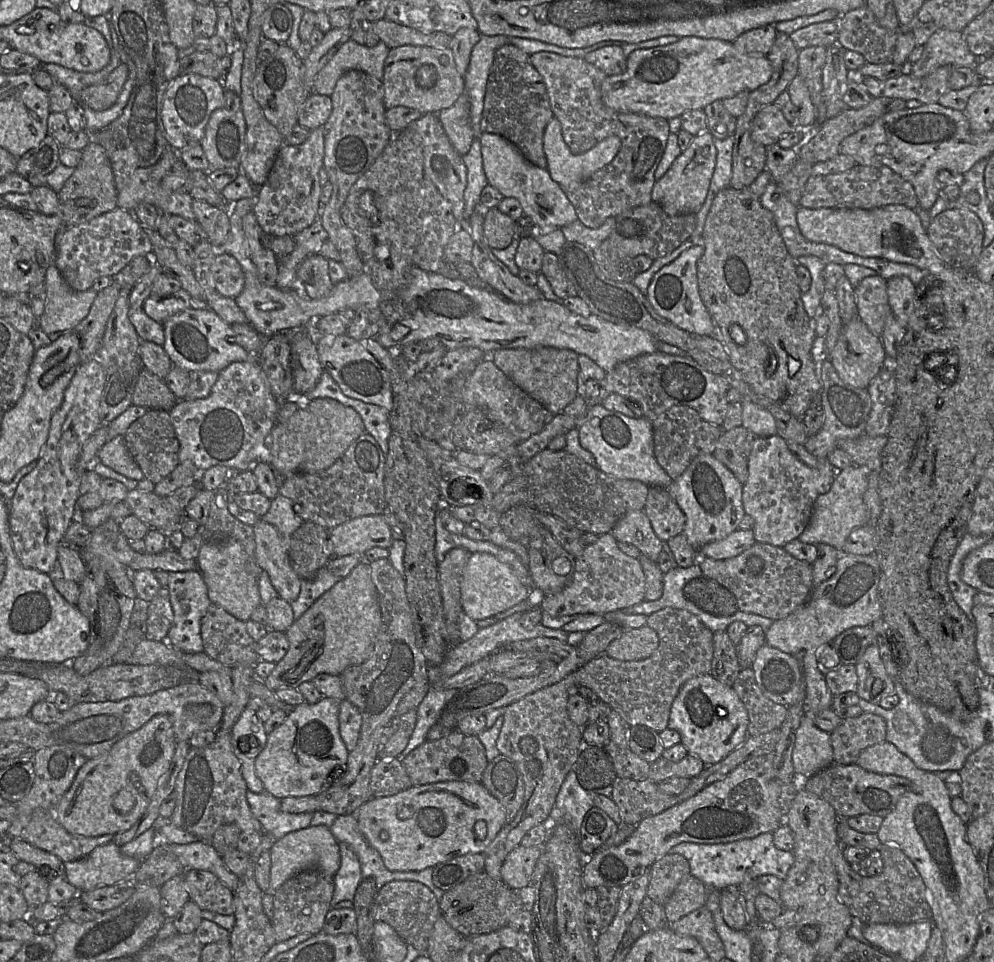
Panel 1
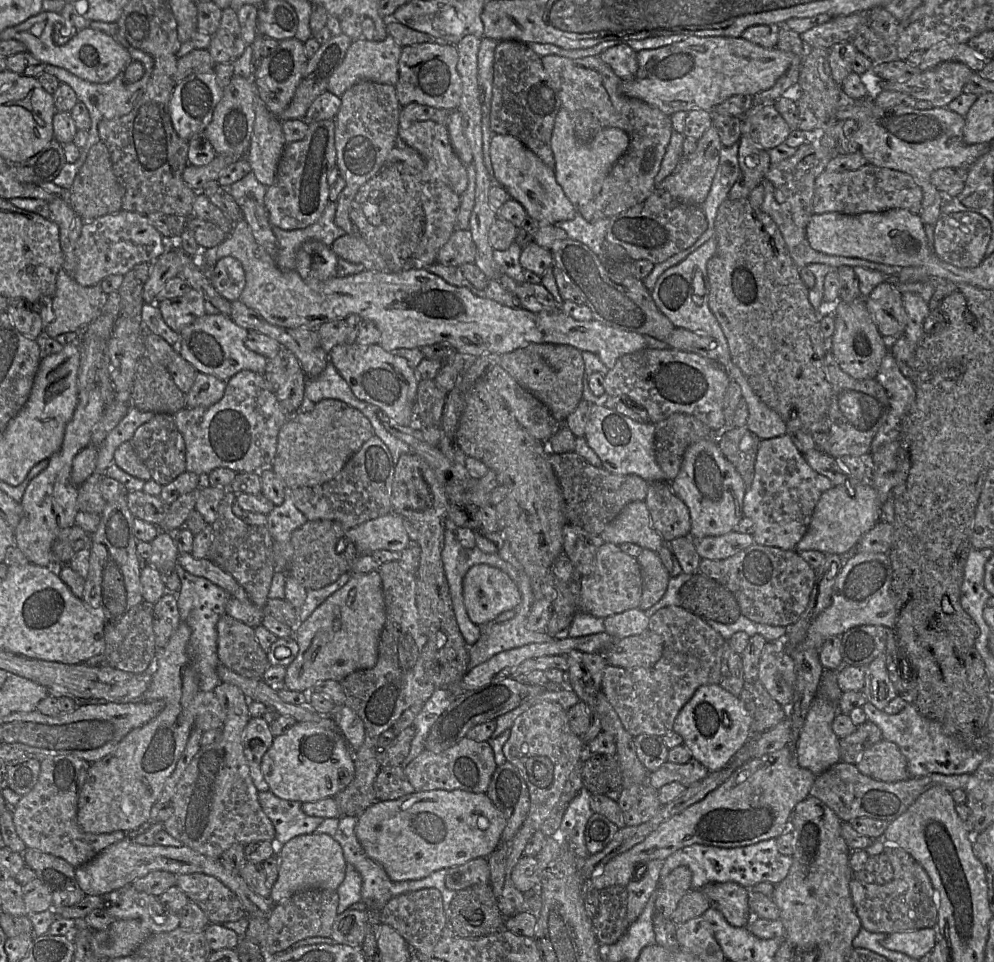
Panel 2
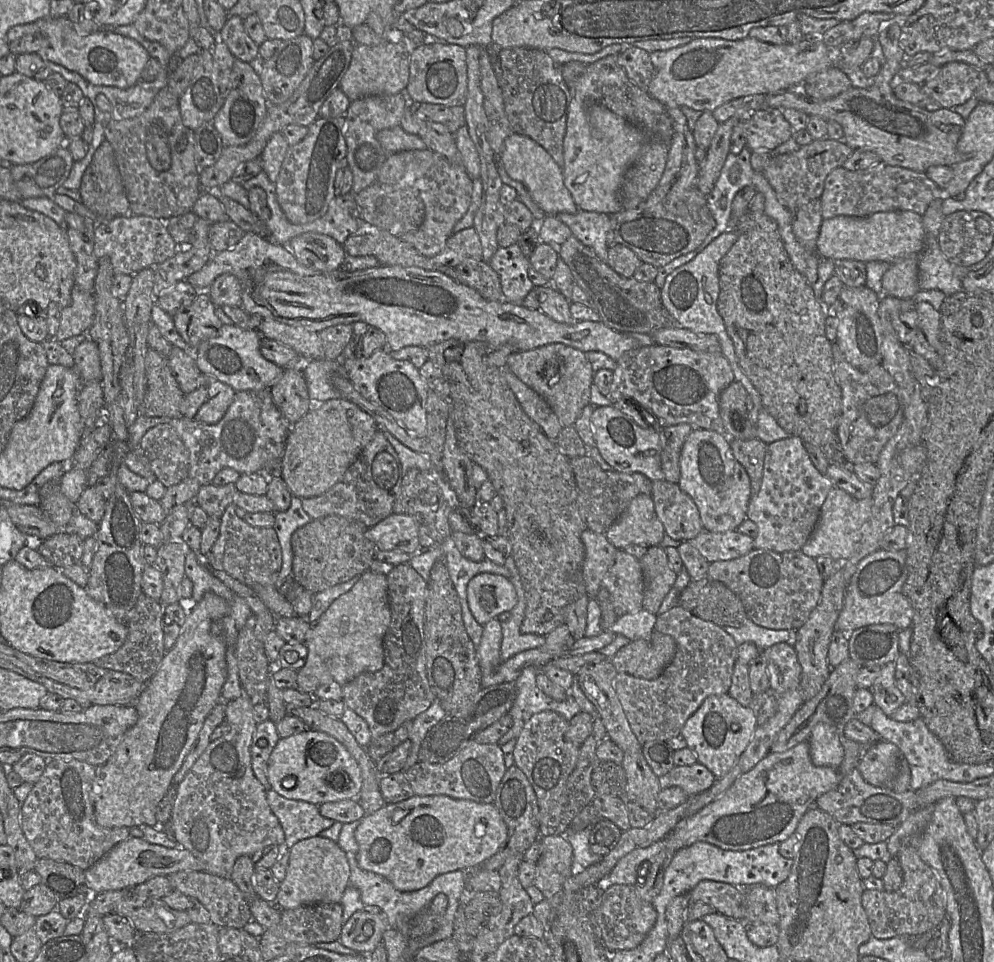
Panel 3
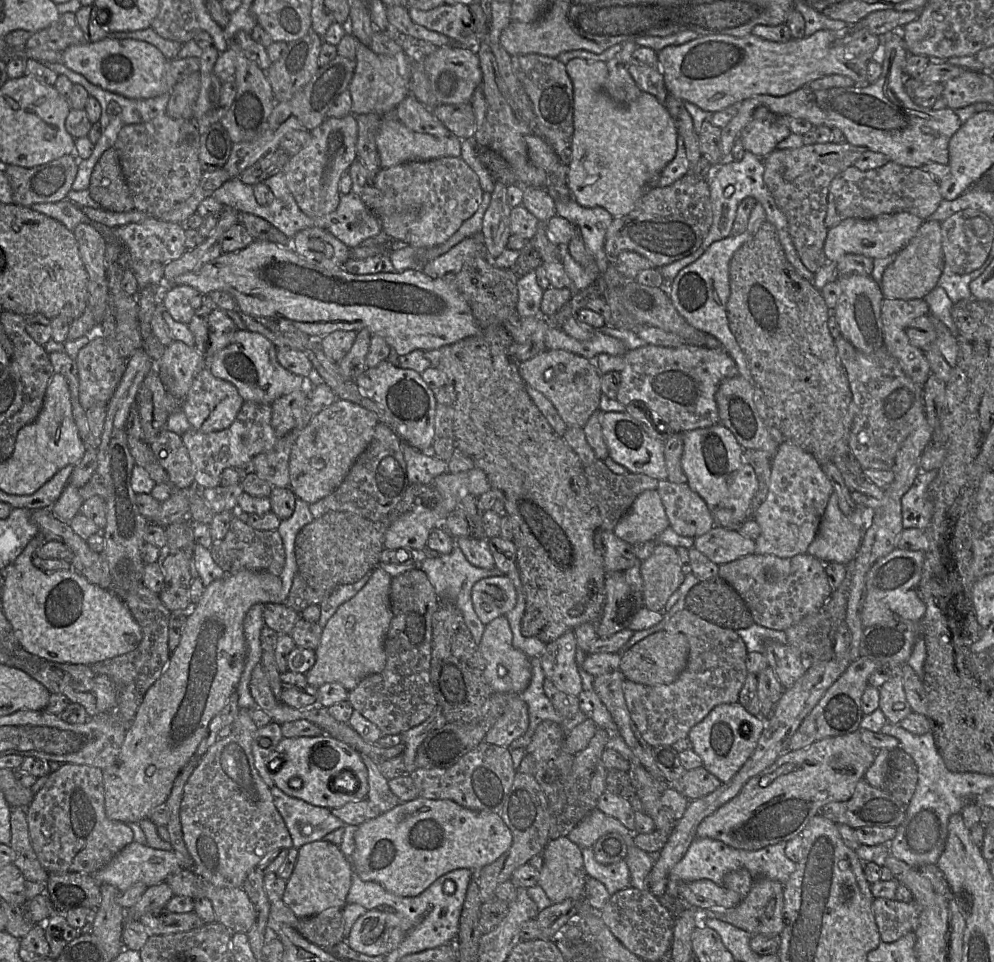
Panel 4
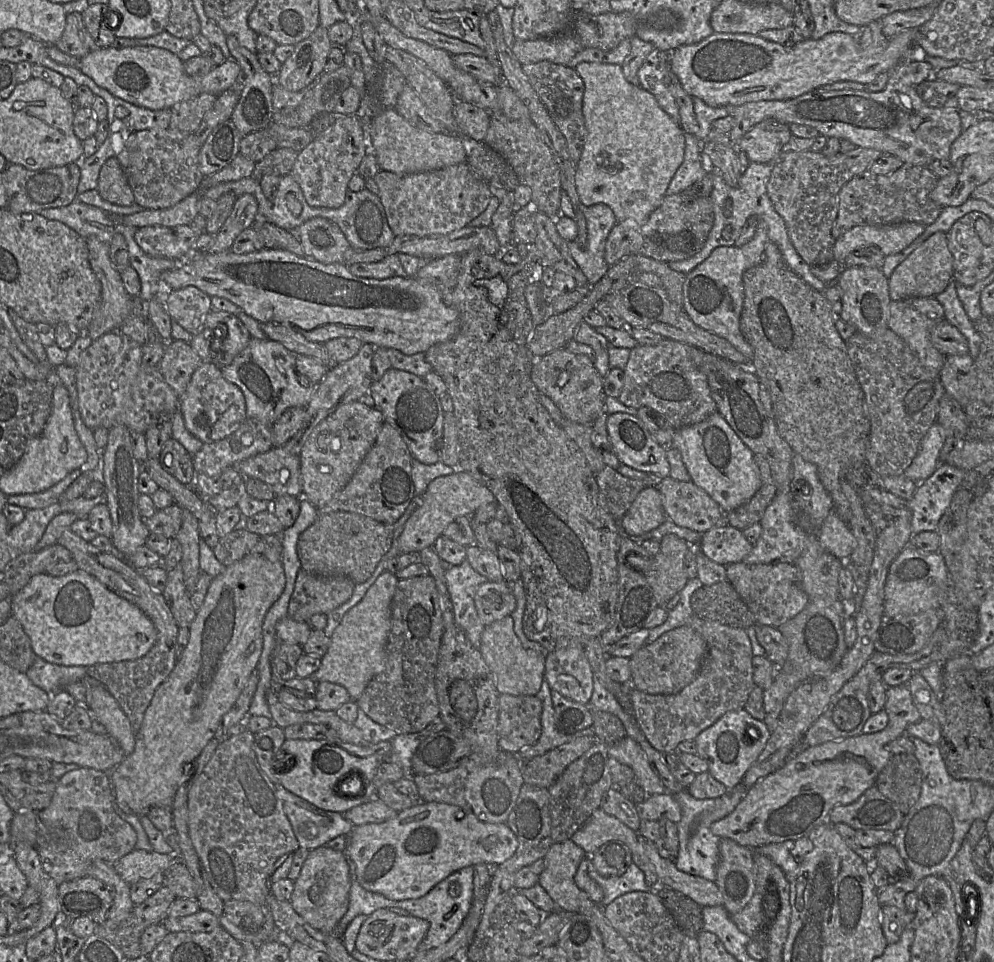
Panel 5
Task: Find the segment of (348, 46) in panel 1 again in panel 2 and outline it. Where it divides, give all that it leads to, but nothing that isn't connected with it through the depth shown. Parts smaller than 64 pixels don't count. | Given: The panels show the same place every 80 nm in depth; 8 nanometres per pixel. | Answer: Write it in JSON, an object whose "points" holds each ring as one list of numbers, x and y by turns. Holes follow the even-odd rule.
{"points":[[388,36,383,41,353,40,341,65,329,78,327,92,338,97,359,81,367,80,395,86,399,79,399,58,402,47]]}

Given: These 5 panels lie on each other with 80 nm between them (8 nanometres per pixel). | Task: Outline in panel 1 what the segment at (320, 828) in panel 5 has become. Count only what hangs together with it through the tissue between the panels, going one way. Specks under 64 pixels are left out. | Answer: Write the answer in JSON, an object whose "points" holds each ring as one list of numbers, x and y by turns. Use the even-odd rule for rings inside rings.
{"points":[[247,791,247,802,253,815,260,821,263,831,276,840,288,833,311,826,313,812,287,813,281,809,281,799,266,792]]}

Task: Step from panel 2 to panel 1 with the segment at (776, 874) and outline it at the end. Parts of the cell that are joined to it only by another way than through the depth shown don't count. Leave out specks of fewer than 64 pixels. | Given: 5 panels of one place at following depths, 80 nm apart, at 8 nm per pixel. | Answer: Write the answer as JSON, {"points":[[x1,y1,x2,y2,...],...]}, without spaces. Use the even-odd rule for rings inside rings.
{"points":[[763,833,754,838,729,843,682,842,674,846,670,852,685,857,689,863,690,873,708,889,718,890,737,887,743,882,756,880,758,877,768,874,784,880,794,862,792,851,780,850,775,846,772,833]]}

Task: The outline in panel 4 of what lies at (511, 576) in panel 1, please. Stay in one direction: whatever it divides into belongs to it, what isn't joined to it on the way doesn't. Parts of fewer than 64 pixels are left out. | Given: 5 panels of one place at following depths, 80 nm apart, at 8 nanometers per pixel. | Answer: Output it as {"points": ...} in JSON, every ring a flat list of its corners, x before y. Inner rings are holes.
{"points":[[506,575,482,578,473,585,471,592,473,608,484,625,511,611,516,598,513,583]]}

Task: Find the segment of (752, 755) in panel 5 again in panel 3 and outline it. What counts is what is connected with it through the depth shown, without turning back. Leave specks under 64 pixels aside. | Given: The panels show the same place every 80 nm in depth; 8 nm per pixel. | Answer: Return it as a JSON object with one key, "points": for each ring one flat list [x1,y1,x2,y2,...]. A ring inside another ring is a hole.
{"points":[[729,694,706,698,698,710,686,721,681,736,716,779,723,778,736,764,747,748,758,727,756,717,749,707,744,707]]}

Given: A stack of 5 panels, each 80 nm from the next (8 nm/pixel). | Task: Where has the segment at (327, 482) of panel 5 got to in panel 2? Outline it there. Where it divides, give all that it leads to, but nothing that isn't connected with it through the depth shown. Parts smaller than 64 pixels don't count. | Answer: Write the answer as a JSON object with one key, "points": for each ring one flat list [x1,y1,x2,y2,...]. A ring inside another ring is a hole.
{"points":[[331,398,317,403,305,399,300,411,291,414,279,430,271,468,289,490,320,485,334,478,374,435,370,420,349,404]]}

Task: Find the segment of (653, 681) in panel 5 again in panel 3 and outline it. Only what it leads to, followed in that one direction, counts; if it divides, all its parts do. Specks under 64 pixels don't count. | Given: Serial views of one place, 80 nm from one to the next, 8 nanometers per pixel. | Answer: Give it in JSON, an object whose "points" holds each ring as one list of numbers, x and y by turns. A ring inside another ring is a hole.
{"points":[[657,631,630,641,611,659,617,672,653,680,671,663,676,653,675,640]]}

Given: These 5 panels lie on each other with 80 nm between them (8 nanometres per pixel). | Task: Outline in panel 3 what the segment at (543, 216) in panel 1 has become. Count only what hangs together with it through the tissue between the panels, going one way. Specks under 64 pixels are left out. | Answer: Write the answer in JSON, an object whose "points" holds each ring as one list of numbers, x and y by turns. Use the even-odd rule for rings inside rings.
{"points":[[515,133,510,135,504,142,504,148,498,160,511,179,522,183,526,187,534,202,546,215,574,214,579,211,564,184,562,169,551,155,532,139]]}

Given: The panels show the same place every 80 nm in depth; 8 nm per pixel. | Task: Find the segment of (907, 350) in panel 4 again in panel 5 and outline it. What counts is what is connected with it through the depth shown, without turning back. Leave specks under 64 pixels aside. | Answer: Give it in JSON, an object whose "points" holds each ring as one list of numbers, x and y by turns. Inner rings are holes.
{"points":[[910,297,898,301,891,300,887,327,911,347,924,366,940,370,946,356,933,346,930,332,937,323,943,320,945,320,943,306,935,297]]}

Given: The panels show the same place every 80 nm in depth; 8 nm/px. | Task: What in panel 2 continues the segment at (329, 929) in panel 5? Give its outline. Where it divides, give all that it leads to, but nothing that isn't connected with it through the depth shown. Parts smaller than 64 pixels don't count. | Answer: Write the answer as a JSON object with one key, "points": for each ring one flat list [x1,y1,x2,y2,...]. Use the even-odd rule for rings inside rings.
{"points":[[325,833,299,835,281,846,278,854,279,874,271,887,270,899,275,904,293,894,308,890,335,890,345,878,346,864,343,850,333,836]]}

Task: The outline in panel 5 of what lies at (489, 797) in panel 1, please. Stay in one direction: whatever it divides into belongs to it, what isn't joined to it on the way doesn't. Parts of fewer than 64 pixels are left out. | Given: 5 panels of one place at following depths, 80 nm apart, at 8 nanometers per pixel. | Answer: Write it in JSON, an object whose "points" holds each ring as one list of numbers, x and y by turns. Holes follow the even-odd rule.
{"points":[[419,801,382,823,354,826,347,838,345,856,354,865,359,884,366,890,395,900,418,899,453,872,466,866,486,864,495,867,517,850,518,841,506,823,487,823,456,805]]}

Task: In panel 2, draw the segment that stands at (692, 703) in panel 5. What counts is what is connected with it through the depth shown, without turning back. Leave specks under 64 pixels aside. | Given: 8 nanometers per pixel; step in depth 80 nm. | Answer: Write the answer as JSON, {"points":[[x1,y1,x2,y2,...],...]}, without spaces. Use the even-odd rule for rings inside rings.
{"points":[[681,606,659,609,649,619,649,629,663,638,661,658,649,668,622,668,608,664,602,687,606,698,619,716,625,730,633,737,649,734,663,737,673,731,676,717,696,690,704,685,720,684,724,645,727,642,708,623]]}

